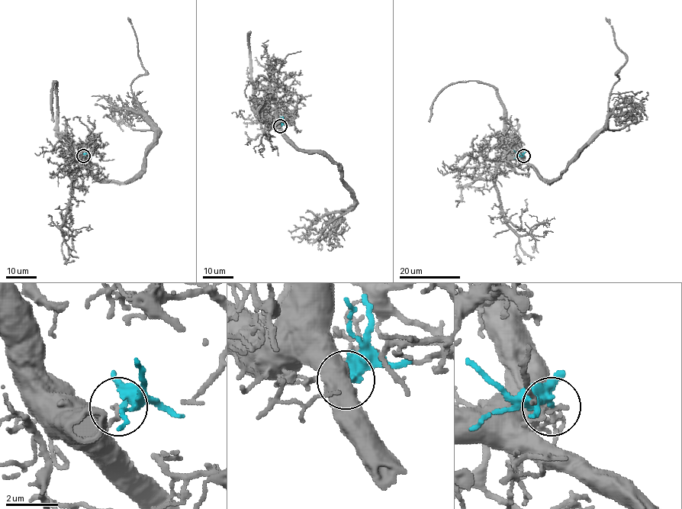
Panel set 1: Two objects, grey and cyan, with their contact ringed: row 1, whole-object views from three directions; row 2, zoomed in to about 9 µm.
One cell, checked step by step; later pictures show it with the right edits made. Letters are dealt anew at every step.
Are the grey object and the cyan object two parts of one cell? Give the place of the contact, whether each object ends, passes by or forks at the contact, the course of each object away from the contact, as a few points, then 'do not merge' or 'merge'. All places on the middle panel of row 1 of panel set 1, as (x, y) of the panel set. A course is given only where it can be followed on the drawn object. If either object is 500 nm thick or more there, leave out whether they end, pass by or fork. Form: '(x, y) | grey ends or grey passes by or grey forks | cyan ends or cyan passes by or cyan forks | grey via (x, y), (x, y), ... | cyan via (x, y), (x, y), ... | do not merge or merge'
(280, 126) | grey ends | cyan passes by | grey via (281, 126), (296, 146), (320, 150), (337, 165), (353, 204), (328, 215), (342, 219), (336, 229), (324, 208) | cyan via (281, 126), (282, 116) | do not merge

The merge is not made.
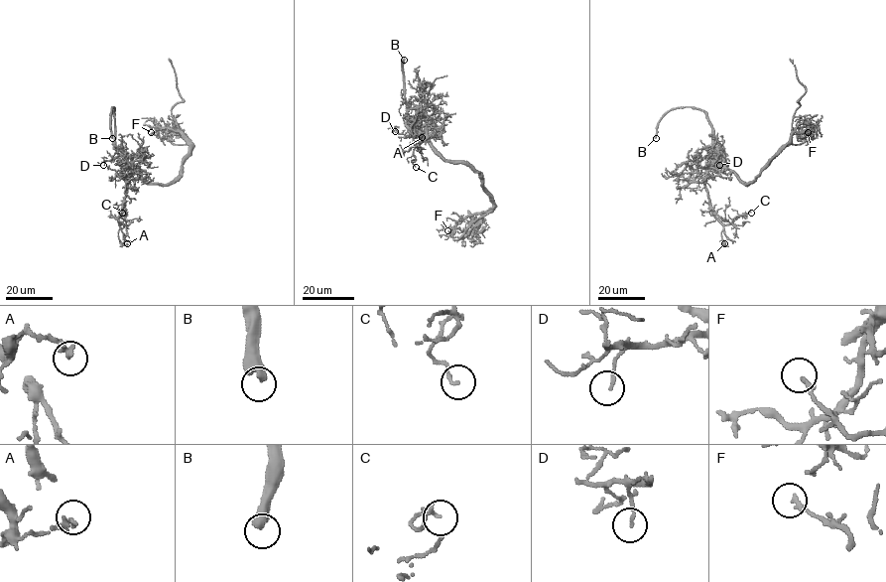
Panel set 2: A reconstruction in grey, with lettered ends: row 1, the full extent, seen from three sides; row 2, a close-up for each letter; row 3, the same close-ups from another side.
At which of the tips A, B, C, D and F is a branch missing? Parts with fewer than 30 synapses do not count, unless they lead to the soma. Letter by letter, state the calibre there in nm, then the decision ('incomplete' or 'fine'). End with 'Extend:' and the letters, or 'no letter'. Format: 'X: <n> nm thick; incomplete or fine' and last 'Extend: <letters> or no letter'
A: 240 nm thick; fine
B: 480 nm thick; incomplete
C: 110 nm thick; fine
D: 120 nm thick; fine
F: 200 nm thick; fine
Extend: B

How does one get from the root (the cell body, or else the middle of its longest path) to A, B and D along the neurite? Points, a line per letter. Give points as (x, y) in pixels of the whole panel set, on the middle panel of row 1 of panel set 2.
A: (460, 163), (447, 162), (433, 147), (423, 116), (411, 126), (411, 134), (422, 137)
B: (460, 163), (446, 162), (426, 138), (420, 137), (408, 125), (404, 60)
D: (460, 163), (447, 162), (433, 147), (426, 128), (421, 124), (412, 125), (409, 137), (395, 131)

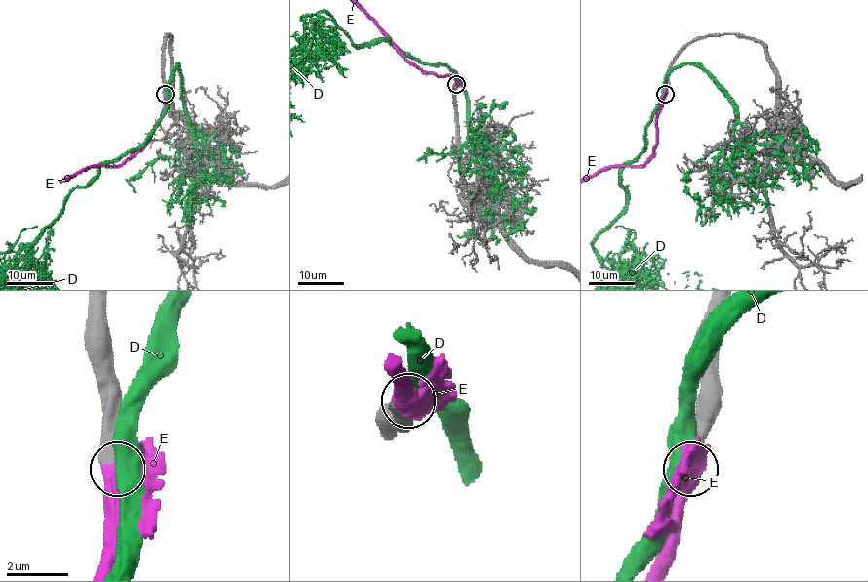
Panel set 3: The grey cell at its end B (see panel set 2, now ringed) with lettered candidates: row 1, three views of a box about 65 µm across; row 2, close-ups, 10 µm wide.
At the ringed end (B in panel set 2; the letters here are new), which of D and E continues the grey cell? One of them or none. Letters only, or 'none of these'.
E

